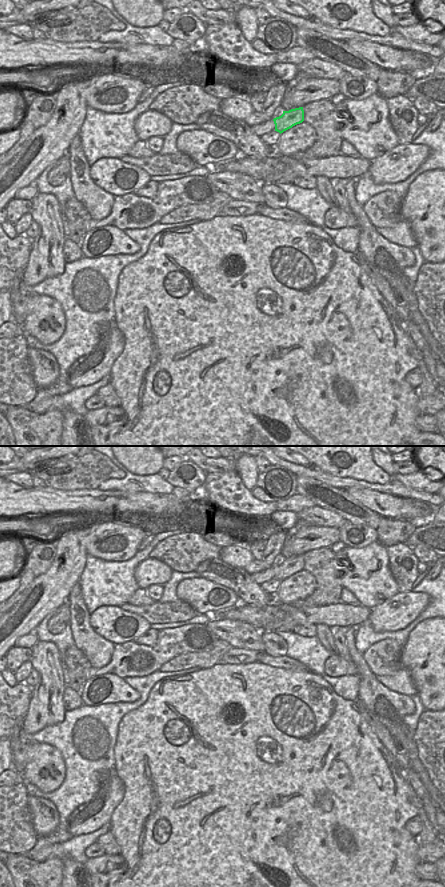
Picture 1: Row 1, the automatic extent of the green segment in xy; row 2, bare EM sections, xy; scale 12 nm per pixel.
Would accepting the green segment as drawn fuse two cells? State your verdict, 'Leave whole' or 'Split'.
Leave whole.

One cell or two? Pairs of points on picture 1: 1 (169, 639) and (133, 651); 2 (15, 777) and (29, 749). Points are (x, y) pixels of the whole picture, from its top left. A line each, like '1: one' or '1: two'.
1: one
2: two

